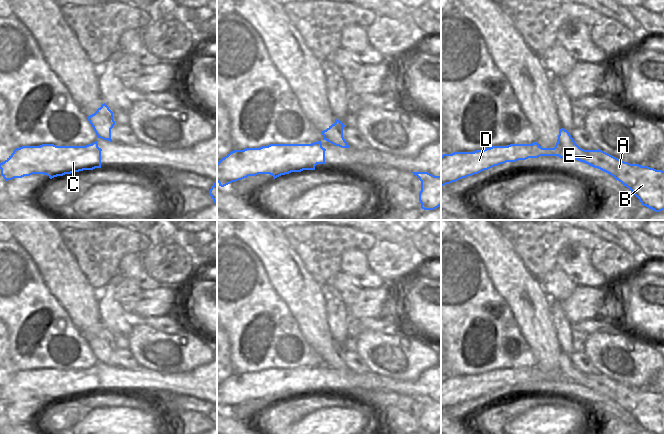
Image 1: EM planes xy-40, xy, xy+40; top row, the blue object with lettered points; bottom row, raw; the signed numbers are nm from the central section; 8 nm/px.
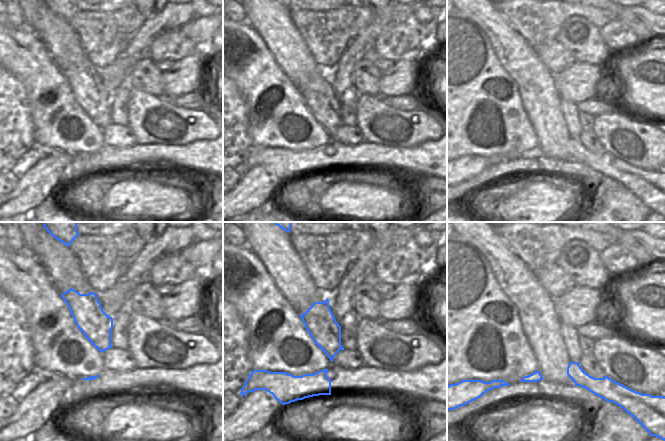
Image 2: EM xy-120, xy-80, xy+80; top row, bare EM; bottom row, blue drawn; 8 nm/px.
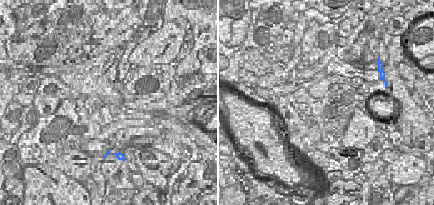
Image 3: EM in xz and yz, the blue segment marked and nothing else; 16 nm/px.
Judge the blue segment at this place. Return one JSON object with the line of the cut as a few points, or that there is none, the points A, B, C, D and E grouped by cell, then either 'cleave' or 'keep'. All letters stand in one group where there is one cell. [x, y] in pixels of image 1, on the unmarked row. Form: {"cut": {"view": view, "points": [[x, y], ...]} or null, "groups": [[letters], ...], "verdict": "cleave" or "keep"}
{"cut": {"view": "xy+40", "points": [[557, 363], [558, 369], [566, 377], [567, 381]]}, "groups": [["A", "B", "E"], ["C", "D"]], "verdict": "cleave"}

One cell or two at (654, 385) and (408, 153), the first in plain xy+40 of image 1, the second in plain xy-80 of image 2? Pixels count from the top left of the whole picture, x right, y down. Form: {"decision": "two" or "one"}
{"decision": "two"}

